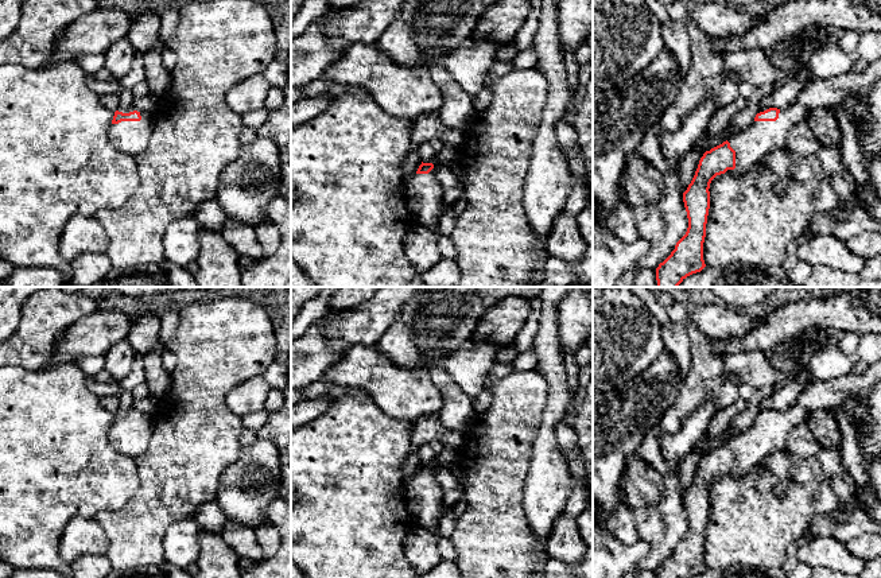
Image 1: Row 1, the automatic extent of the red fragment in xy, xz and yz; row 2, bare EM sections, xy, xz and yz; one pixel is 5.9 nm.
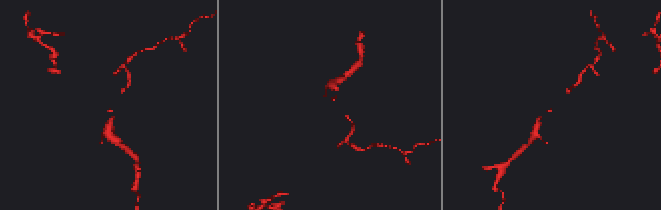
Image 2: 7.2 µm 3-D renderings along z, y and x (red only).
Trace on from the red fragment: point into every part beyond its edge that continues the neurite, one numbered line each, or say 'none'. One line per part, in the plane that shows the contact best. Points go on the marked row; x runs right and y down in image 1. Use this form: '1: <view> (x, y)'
1: yz (760, 138)

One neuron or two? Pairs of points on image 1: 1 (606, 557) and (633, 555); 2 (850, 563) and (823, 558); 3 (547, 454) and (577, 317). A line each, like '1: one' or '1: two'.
1: one
2: one
3: two

